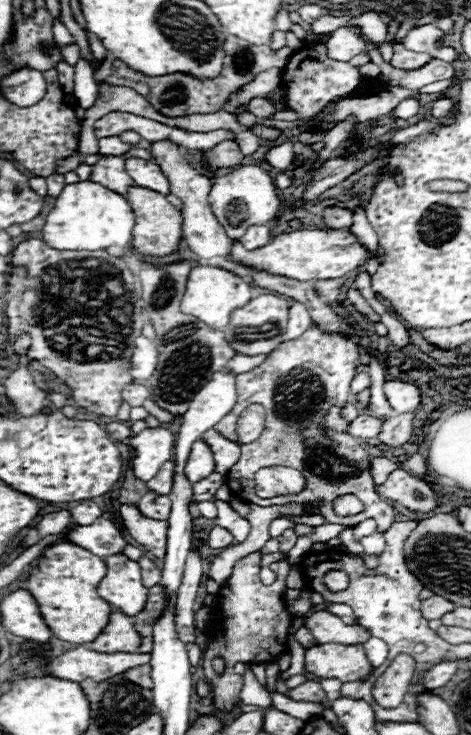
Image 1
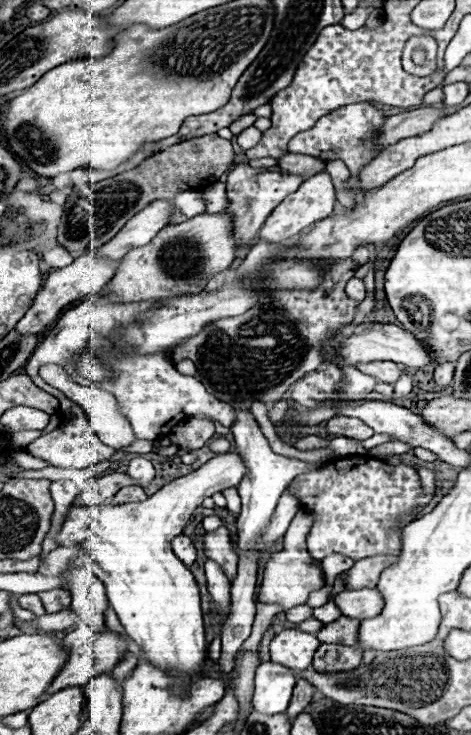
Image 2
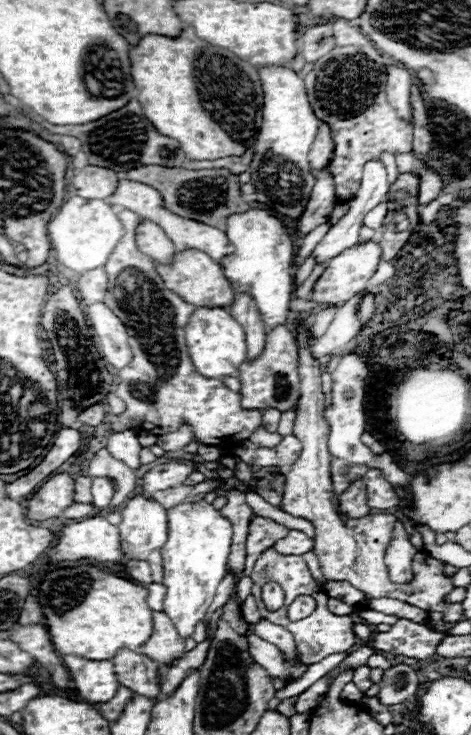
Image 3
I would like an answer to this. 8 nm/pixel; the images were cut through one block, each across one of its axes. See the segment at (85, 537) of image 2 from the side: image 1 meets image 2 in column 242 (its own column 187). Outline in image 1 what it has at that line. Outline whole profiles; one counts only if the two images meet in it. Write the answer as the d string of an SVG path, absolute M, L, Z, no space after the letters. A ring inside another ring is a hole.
M196 440L190 450L190 458L186 464L186 476L190 482L198 482L214 472L214 454L204 440Z

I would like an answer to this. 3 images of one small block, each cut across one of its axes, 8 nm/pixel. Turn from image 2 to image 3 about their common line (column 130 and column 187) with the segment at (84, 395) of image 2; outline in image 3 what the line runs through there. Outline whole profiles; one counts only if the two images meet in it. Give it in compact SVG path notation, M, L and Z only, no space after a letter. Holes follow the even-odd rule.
M182 426L182 428L176 430L176 432L158 436L156 444L158 444L160 448L164 448L166 452L176 452L176 450L182 450L182 448L184 448L188 442L192 442L192 440L194 440L194 436L192 436L190 428L188 428L188 426Z

